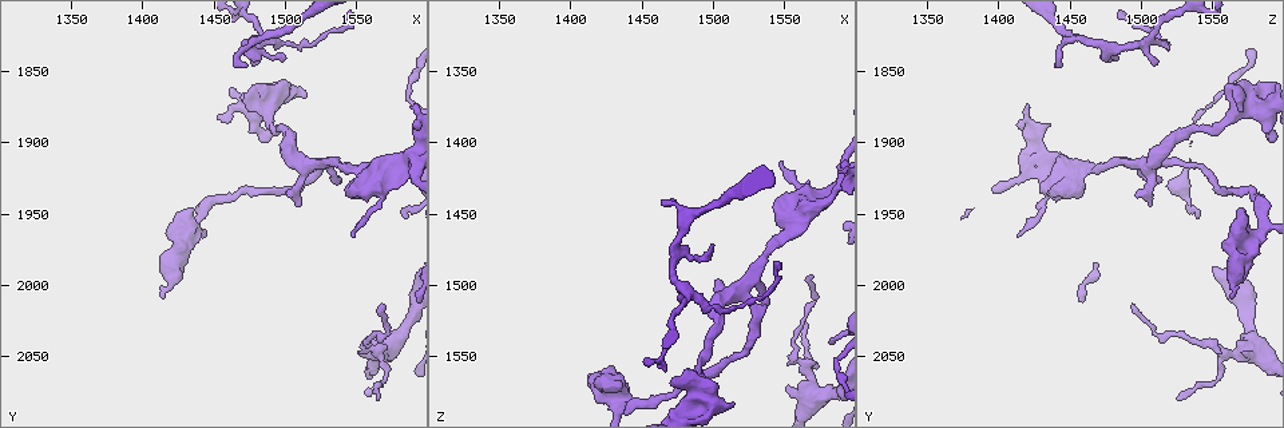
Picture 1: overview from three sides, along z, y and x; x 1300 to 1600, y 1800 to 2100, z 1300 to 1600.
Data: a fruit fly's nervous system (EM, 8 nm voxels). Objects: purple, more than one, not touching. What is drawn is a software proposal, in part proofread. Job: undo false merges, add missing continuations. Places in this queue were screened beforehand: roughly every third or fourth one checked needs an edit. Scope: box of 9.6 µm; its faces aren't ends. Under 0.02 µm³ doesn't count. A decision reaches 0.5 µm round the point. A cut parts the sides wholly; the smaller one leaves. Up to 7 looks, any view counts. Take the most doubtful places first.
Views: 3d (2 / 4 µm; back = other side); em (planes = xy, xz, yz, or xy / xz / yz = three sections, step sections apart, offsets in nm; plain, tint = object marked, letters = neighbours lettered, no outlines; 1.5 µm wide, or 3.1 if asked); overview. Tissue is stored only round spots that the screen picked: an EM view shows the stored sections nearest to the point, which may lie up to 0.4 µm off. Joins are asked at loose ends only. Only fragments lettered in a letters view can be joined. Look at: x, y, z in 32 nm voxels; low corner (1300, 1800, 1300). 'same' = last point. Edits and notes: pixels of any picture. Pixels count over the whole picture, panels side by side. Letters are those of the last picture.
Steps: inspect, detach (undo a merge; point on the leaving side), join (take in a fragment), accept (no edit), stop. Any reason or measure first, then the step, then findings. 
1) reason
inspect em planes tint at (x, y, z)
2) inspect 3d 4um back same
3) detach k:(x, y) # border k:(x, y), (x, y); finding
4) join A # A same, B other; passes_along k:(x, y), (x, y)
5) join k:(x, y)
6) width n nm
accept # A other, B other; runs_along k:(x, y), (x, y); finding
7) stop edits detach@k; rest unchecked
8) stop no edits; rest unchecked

abrupt turn
inspect em planes letters at (1516, 1918, 1508)

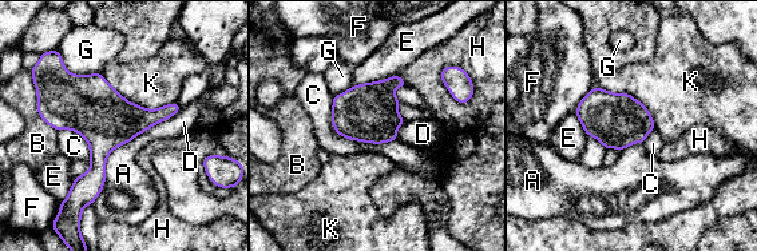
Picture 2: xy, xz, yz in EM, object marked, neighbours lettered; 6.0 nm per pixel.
accept # A other, B other, C other, D other, E other, F other, G other, H other, K other; border 2:(332, 98), (339, 134), (397, 140); one neuron here

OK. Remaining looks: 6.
an open end
inspect em planes tint at (1550, 2046, 1574)

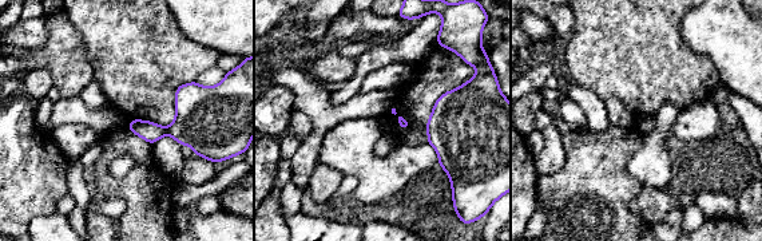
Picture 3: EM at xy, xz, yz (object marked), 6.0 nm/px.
inspect em planes letters same

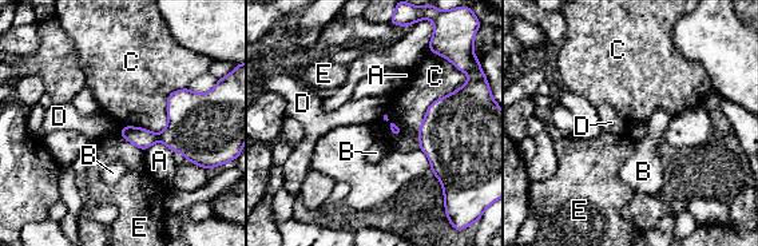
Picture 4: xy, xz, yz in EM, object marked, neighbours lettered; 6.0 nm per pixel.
accept # A other, B other, C other, D other, E other; border 4:(186, 87), (161, 131), (122, 127); none of them fits

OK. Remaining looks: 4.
thin neck
inspect em planes letters at (1480, 1934, 1568)

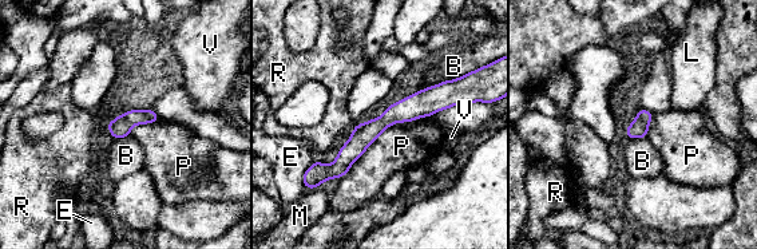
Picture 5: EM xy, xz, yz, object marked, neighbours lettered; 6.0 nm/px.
accept # B other, E other, L other, M other, P other, R other, V other; border 5:(429, 115), (392, 122), (340, 178); all the same neuron

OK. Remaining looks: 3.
stop no edits; rest unchecked

